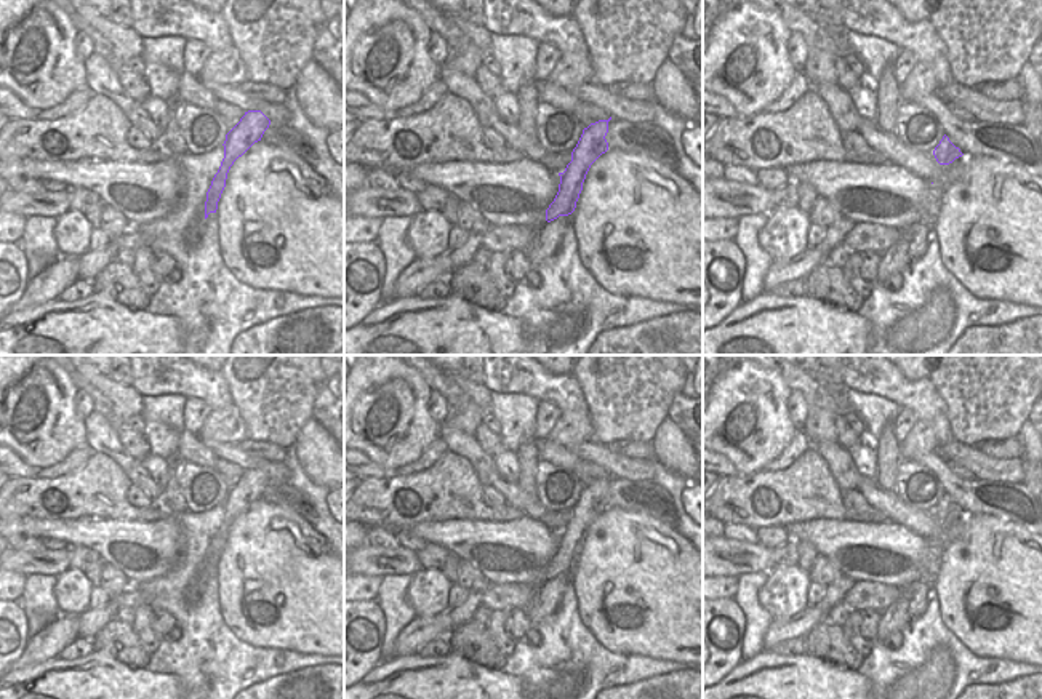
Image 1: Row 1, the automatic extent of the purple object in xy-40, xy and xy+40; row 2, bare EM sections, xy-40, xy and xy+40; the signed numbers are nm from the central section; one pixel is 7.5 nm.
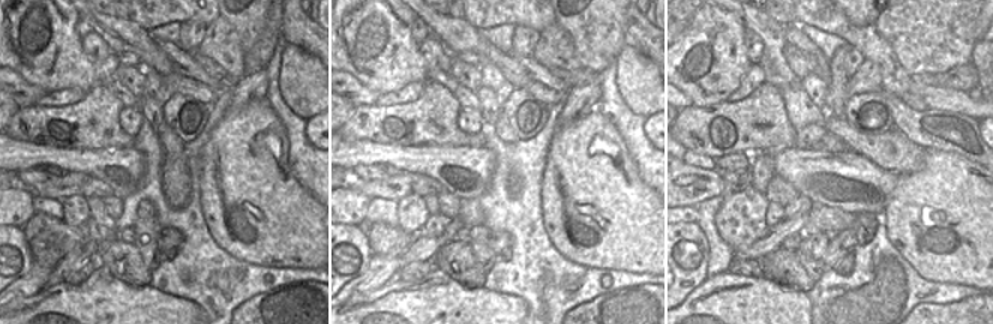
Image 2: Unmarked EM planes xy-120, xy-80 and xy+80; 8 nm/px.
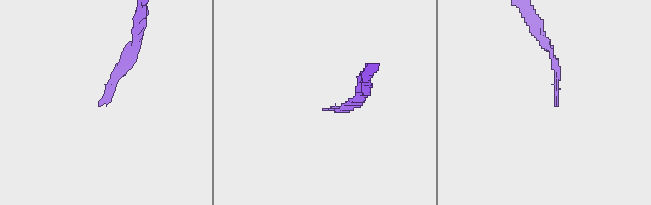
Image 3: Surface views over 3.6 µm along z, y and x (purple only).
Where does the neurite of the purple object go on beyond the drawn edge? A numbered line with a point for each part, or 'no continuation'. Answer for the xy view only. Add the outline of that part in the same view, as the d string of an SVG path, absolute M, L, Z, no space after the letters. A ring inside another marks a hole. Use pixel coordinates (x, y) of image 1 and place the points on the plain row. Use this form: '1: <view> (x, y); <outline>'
1: xy (549, 595); M559 574L547 581L539 590L533 605L527 609L527 614L536 627L536 624L557 611L563 598L563 592L570 584L570 574Z

